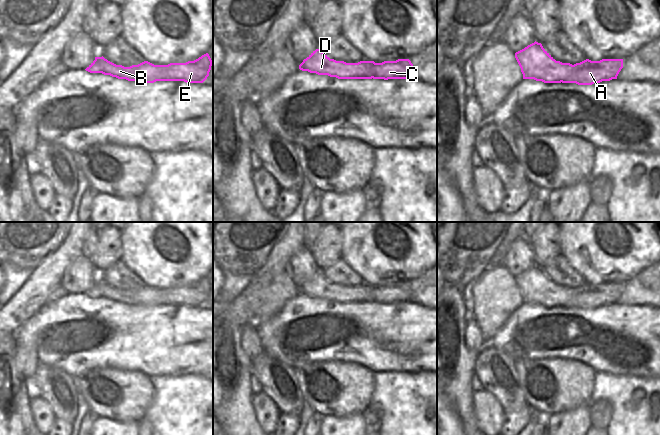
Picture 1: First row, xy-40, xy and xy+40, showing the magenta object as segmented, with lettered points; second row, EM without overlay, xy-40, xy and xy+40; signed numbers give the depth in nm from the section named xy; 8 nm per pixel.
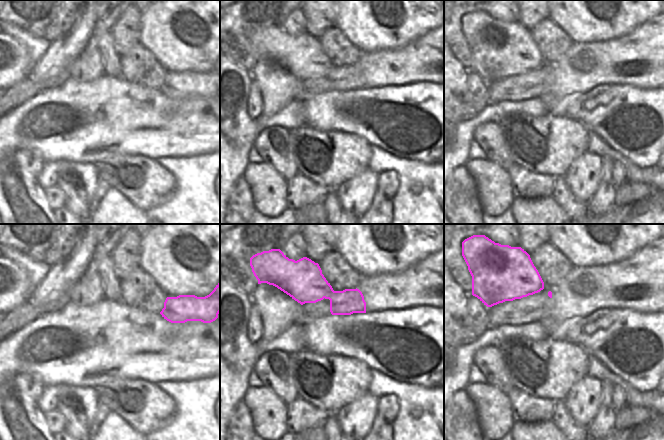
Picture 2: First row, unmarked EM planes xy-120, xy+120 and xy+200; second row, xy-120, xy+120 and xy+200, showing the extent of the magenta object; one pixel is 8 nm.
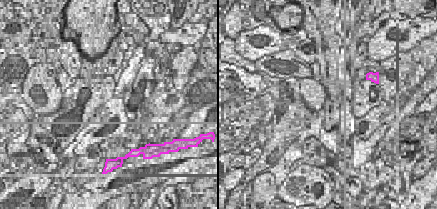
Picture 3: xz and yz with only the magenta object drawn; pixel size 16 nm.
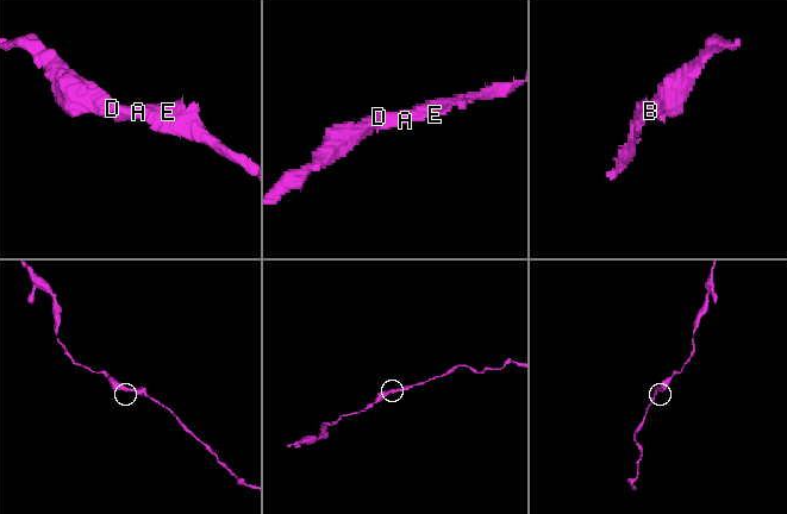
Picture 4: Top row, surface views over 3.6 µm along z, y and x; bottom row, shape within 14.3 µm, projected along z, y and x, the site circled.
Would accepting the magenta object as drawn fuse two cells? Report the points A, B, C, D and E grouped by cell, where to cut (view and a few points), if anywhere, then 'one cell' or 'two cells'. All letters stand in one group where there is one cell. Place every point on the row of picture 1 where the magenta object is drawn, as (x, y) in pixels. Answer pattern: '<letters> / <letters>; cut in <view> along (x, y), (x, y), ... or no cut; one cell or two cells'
A B C D E; no cut; one cell

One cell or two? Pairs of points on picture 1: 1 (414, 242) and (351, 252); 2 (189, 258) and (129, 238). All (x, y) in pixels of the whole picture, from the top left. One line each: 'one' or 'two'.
1: one
2: one

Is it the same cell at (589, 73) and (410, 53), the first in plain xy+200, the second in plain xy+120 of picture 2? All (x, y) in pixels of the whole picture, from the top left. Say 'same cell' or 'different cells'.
same cell

